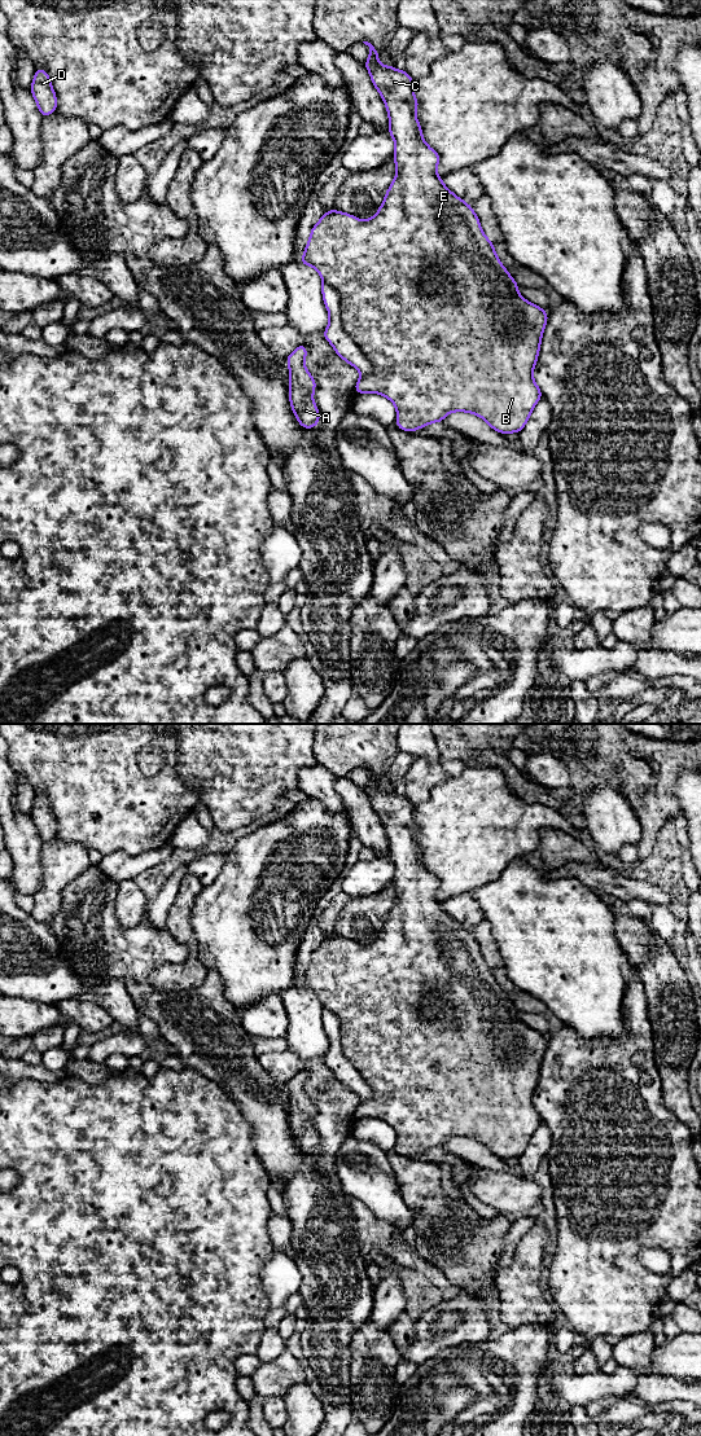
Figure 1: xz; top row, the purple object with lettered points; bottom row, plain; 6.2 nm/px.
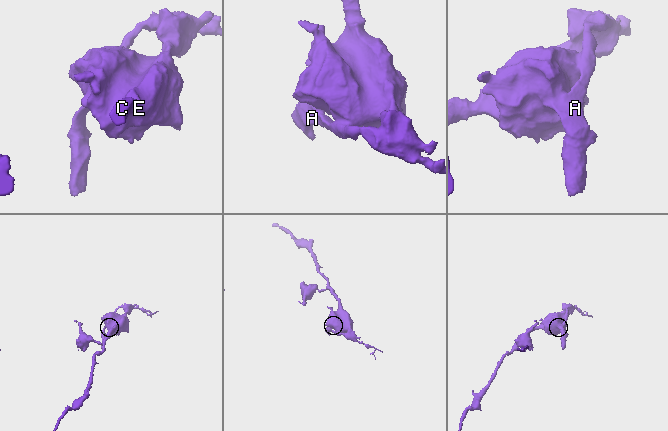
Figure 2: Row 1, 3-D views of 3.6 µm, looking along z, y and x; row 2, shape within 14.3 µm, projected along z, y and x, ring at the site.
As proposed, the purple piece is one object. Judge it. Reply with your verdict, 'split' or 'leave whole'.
leave whole

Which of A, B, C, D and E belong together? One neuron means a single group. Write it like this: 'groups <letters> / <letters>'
groups A B C D E

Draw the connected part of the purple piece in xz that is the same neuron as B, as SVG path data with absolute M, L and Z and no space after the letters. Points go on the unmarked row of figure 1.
M368 767L369 782L364 791L369 796L371 804L381 820L389 839L389 858L395 866L394 887L396 899L394 906L386 915L382 930L374 941L368 945L360 945L347 937L328 935L323 943L312 952L310 965L306 970L301 988L314 992L321 1005L321 1019L325 1033L329 1037L329 1049L323 1062L332 1070L336 1079L346 1088L359 1095L362 1102L355 1108L356 1119L373 1117L382 1120L393 1127L396 1133L396 1151L403 1156L415 1156L434 1147L442 1147L448 1138L468 1137L485 1145L488 1151L500 1159L520 1158L530 1143L536 1128L543 1123L542 1116L534 1106L533 1098L536 1089L542 1060L548 1045L548 1038L518 1018L518 1010L499 985L494 969L481 954L479 944L472 931L454 919L437 899L439 879L433 875L422 864L421 849L416 843L419 826L415 822L415 805L404 796L393 791L381 790L377 786L380 777Z

